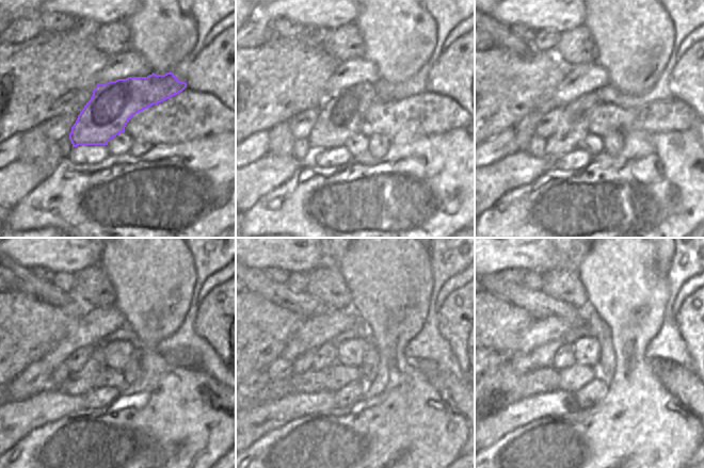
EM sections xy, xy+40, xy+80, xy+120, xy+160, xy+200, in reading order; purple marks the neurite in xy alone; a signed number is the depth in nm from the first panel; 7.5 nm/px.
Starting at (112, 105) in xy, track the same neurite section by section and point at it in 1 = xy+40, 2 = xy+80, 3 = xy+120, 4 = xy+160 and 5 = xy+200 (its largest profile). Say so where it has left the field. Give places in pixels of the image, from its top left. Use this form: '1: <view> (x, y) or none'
1: xy+40 (340, 116)
2: xy+80 (574, 126)
3: xy+120 (81, 382)
4: xy+160 (259, 388)
5: xy+200 (498, 388)

